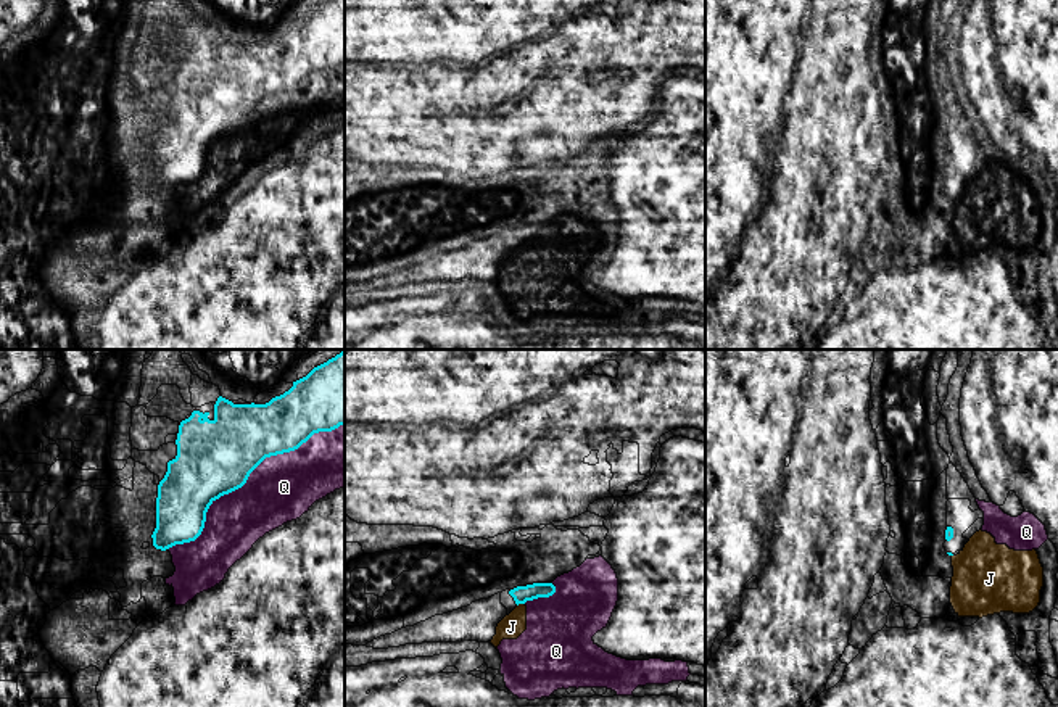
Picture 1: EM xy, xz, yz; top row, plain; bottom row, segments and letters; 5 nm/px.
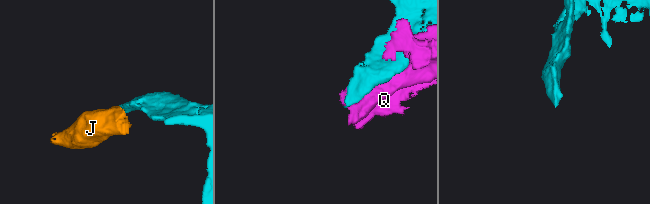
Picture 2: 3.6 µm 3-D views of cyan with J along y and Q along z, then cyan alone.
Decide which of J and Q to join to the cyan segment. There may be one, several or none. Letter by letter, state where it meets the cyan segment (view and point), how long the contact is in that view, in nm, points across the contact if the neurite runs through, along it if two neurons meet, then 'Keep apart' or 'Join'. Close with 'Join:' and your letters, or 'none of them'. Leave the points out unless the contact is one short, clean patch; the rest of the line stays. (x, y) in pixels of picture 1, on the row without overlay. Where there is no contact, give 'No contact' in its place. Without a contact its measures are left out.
J: Touches cyan at xz (520, 242). Shared border 40 nm. Boundary: xz (524, 242), (517, 245). Keep apart
Q: Touches cyan at xy (247, 118). Shared border 1100 nm. Keep apart
Join: none of them

